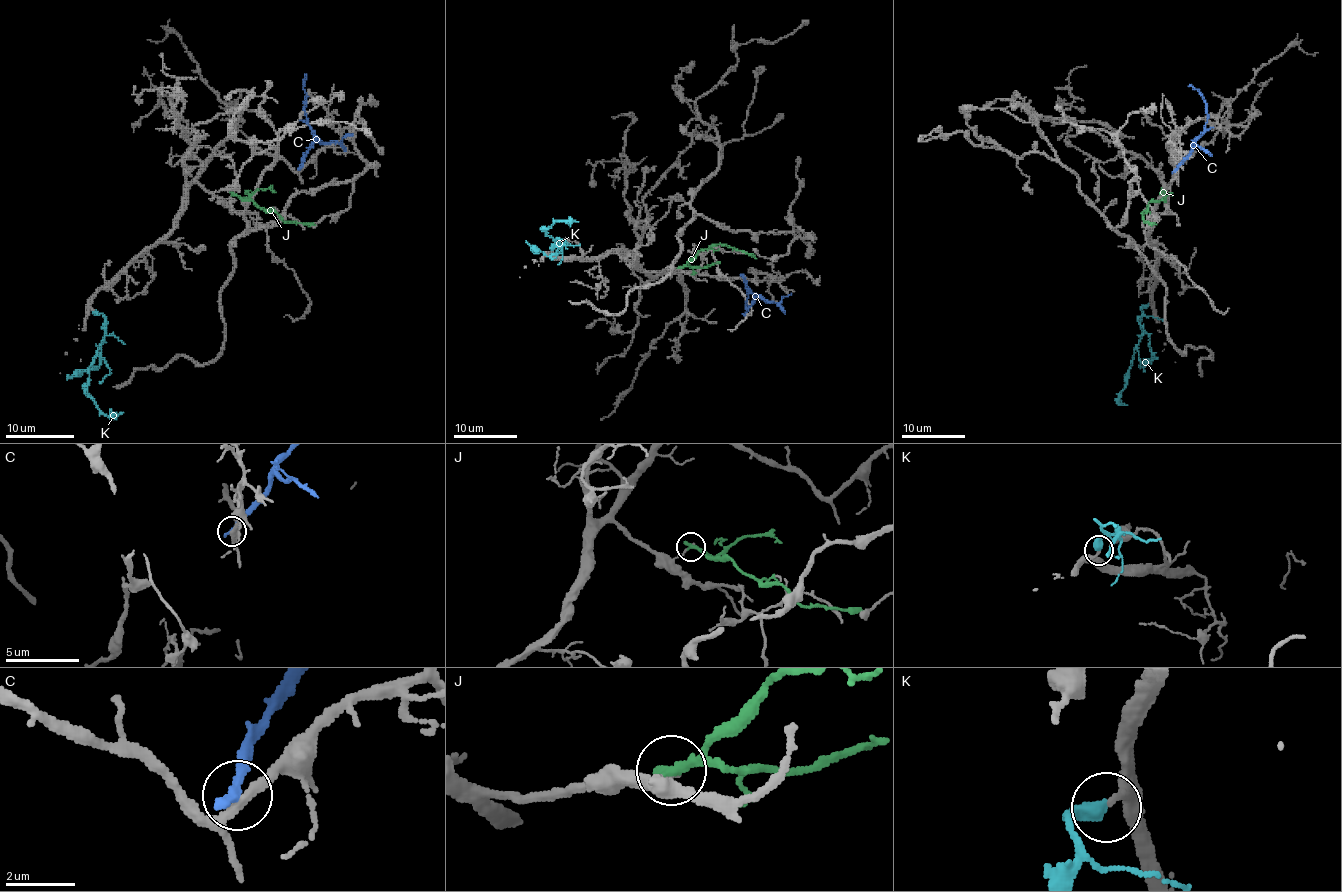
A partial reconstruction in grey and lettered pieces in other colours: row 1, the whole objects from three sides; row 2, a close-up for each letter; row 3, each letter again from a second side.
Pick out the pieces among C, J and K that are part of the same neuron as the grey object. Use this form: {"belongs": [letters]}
{"belongs": ["K"]}

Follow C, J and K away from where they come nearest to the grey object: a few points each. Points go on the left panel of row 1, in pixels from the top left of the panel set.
C: (301, 166), (301, 159), (313, 139), (313, 130), (304, 113), (304, 75)
J: (233, 193), (274, 212), (284, 221), (315, 224)
K: (96, 311), (104, 317), (104, 337), (89, 368), (87, 395), (104, 414), (118, 416), (123, 412)

